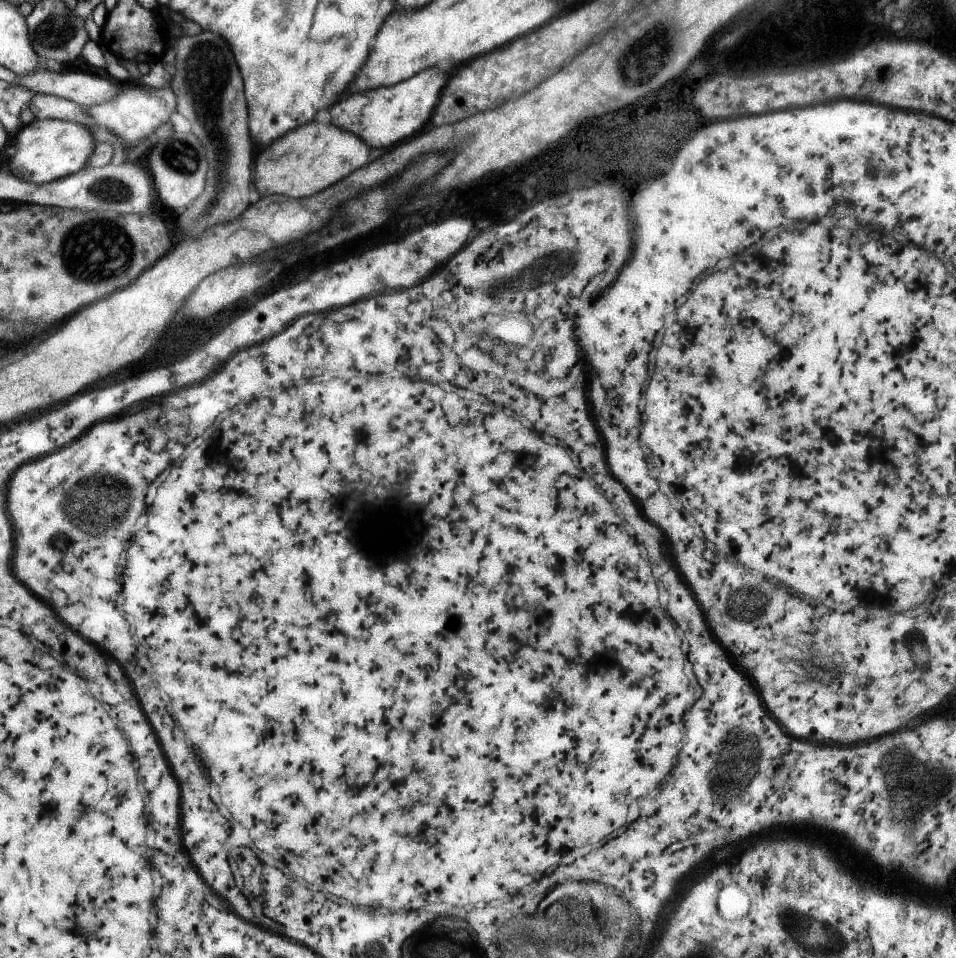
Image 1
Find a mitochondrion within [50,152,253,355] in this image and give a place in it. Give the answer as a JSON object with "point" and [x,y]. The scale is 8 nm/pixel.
{"point":[95,250]}

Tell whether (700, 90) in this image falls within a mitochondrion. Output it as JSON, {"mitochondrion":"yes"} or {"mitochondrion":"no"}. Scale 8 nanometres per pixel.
{"mitochondrion":"no"}

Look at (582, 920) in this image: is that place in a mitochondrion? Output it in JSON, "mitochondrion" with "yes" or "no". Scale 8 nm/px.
{"mitochondrion":"yes"}

